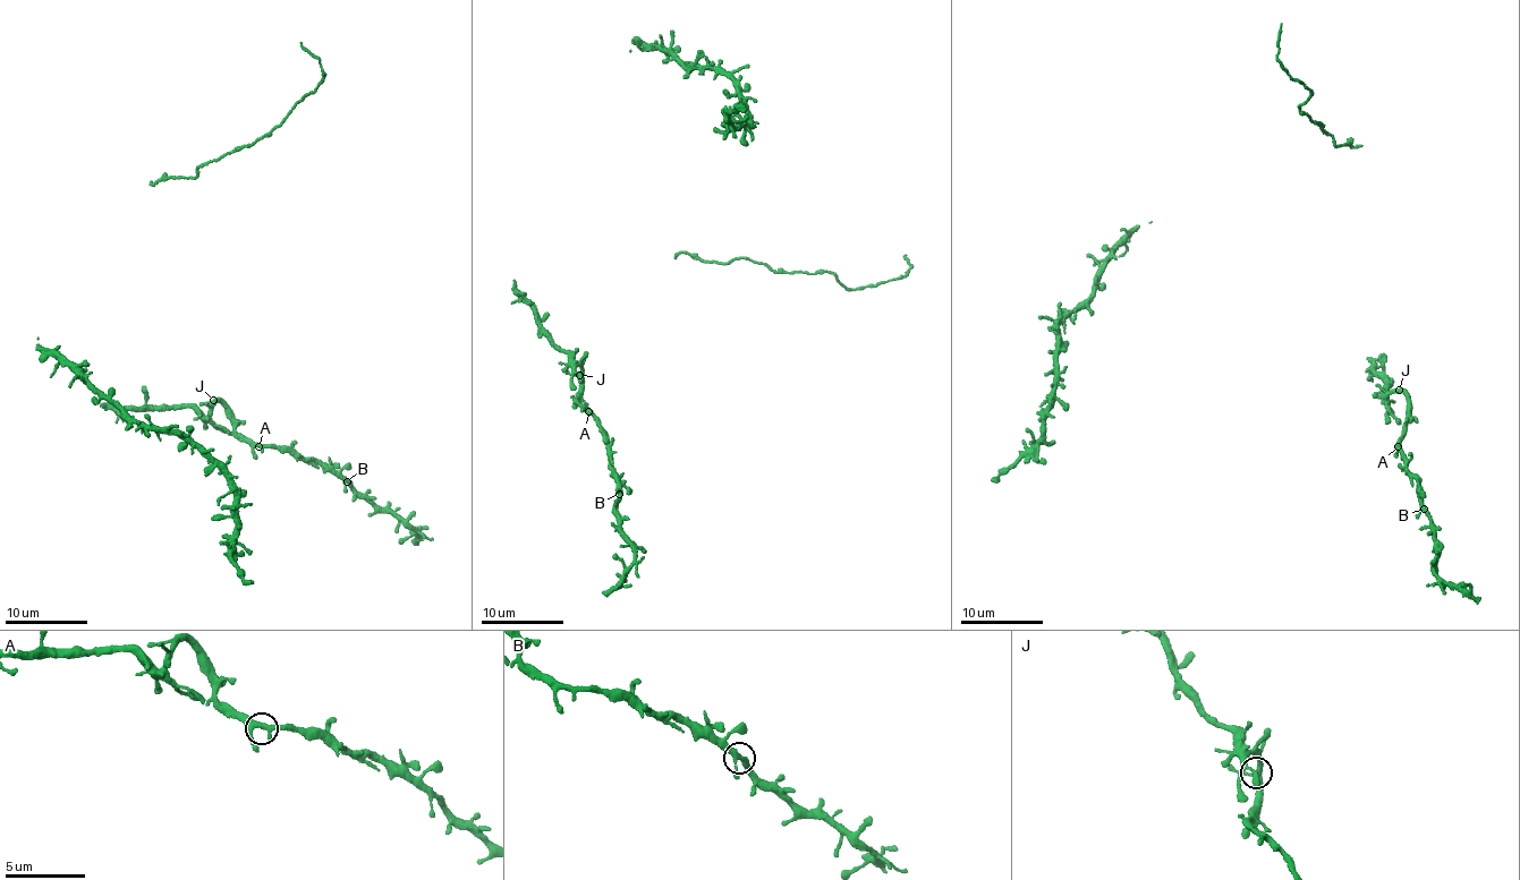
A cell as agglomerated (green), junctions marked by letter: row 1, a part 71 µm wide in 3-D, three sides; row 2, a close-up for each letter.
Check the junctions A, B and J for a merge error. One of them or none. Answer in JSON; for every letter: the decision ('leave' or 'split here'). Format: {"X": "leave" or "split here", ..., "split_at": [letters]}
{"A": "leave", "B": "leave", "J": "leave", "split_at": []}

